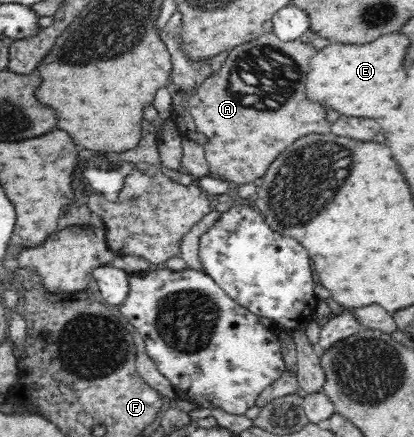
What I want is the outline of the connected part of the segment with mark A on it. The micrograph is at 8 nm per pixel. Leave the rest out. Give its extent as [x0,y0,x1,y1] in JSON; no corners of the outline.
[186,29,331,187]

